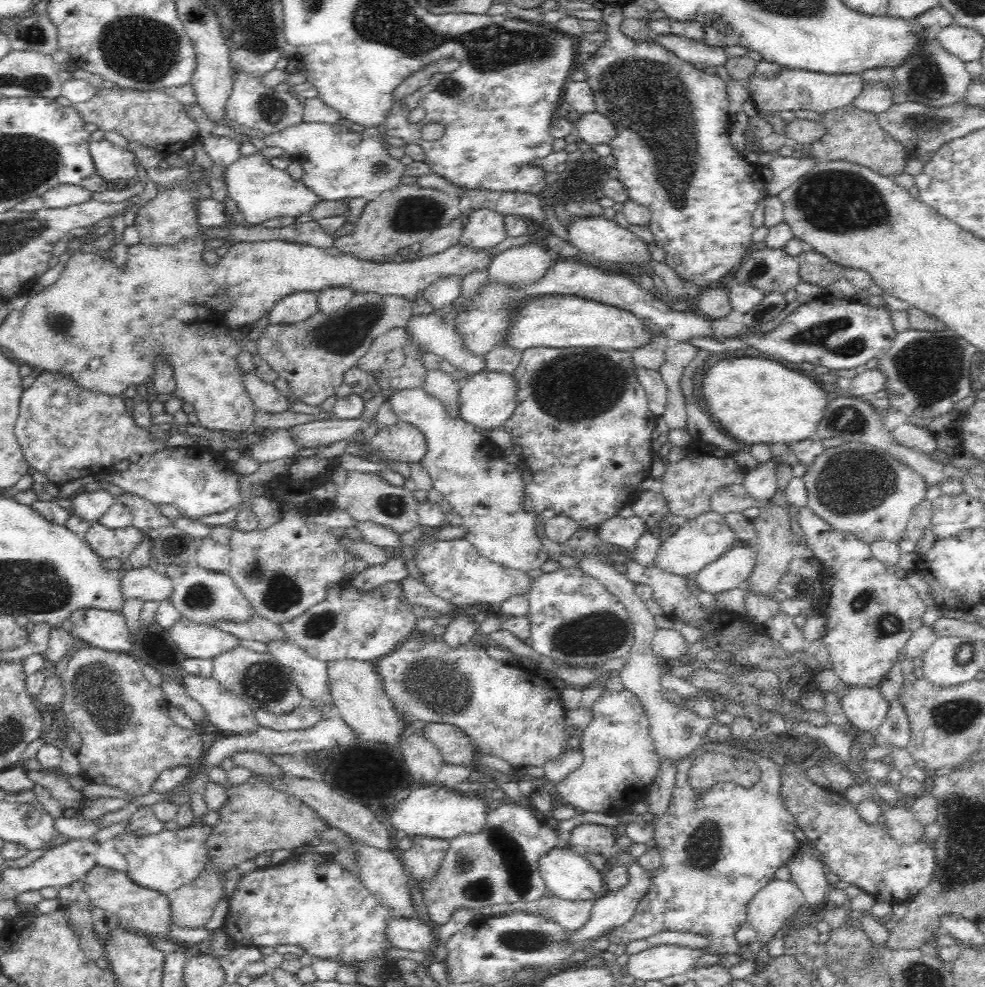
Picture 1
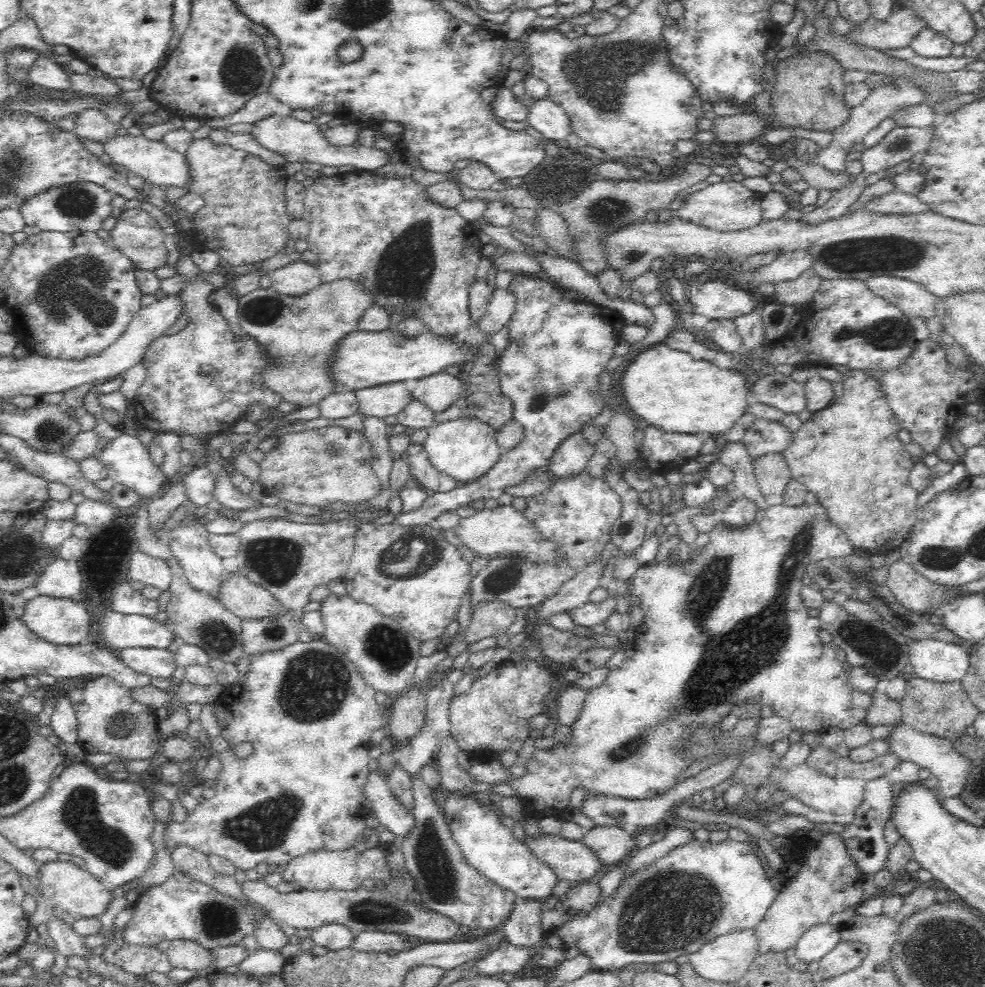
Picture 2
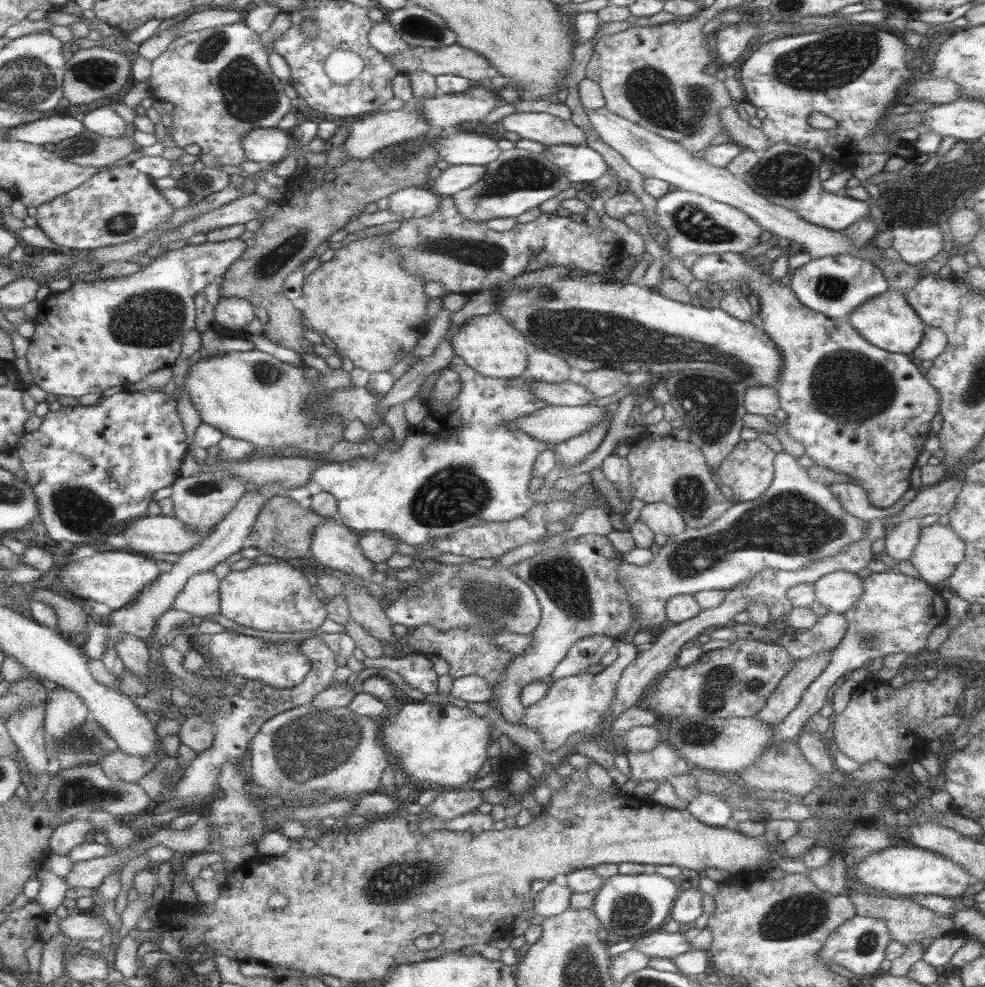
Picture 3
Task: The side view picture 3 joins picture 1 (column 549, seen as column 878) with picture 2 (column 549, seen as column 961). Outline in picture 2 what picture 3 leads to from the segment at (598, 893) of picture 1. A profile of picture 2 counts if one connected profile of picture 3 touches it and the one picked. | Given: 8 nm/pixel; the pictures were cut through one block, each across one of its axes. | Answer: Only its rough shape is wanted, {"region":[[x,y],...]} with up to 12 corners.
{"region":[[464,794],[440,806],[468,866],[526,900],[558,882],[502,824]]}

